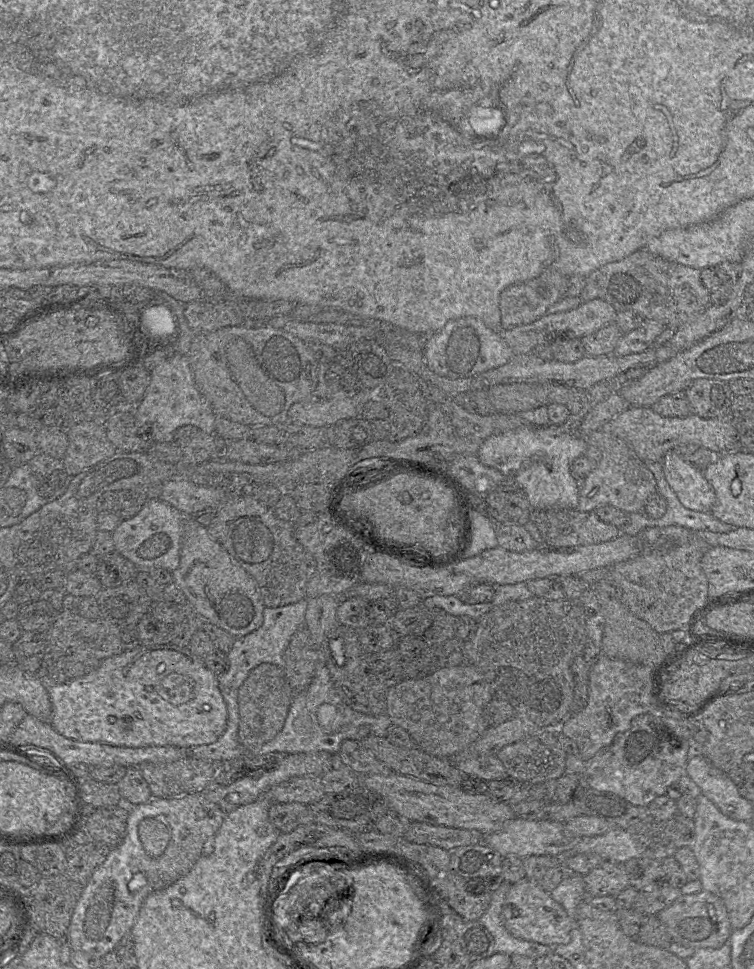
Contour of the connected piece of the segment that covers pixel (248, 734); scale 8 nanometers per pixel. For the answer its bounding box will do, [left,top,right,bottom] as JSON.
[237,663,293,753]

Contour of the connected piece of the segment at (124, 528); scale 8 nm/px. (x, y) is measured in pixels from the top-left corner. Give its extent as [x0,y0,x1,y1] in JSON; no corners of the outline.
[113,498,185,572]

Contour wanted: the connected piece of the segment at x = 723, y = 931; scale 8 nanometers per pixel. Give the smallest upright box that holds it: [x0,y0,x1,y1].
[657,892,732,949]

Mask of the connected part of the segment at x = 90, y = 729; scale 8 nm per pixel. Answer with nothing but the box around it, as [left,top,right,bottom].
[48,643,227,747]

